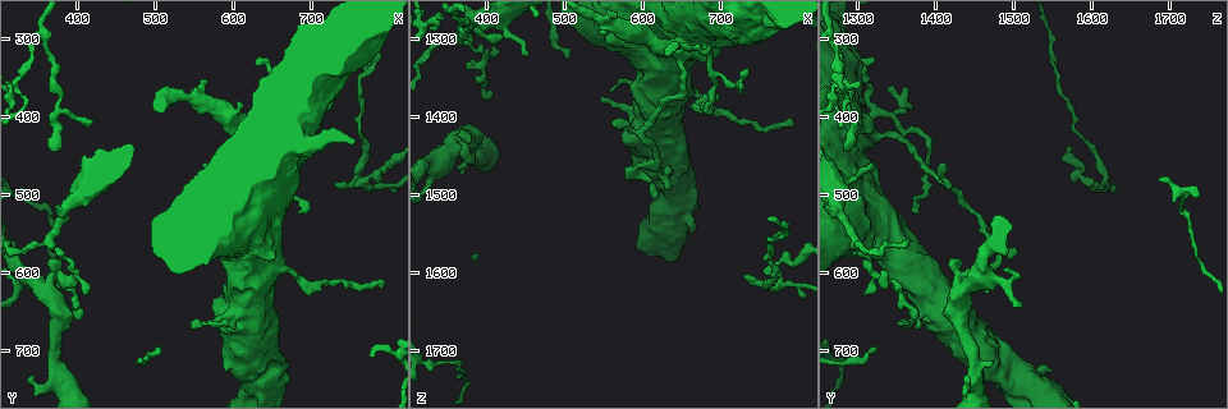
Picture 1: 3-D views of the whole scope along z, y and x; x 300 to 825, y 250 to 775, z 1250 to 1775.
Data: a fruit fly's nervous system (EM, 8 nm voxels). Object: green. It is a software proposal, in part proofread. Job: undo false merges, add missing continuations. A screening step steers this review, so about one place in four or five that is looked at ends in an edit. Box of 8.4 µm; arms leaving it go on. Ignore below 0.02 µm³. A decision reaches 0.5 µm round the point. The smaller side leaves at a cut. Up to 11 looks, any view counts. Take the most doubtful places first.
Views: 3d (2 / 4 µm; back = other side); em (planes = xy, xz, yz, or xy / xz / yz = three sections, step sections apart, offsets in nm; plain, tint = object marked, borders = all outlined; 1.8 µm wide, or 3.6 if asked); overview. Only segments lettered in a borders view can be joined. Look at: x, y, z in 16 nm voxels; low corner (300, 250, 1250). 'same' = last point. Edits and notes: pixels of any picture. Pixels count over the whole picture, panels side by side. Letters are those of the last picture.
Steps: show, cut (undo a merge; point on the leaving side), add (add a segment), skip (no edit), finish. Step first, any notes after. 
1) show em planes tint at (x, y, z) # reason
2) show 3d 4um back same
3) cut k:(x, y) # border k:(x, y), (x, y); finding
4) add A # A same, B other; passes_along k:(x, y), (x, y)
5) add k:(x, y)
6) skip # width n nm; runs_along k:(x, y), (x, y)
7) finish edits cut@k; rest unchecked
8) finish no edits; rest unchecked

show em xz step 16 borders at (765, 485, 1595) # narrows sharply

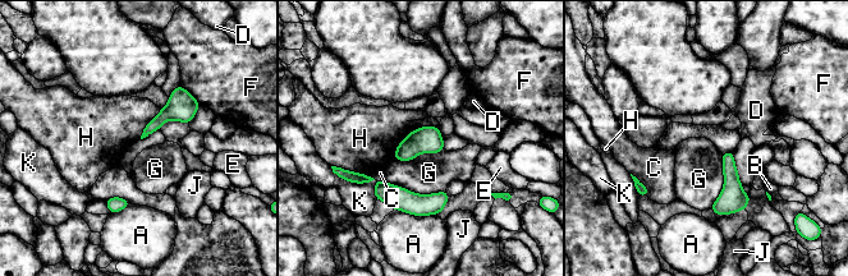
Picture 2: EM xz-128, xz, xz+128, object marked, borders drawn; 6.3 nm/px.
skip # longest_contact G 420 nm; A other, B other, C other, D other, E other, F other, G other, H other, J other, K other; one neuron here

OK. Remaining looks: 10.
show em planes borders at (365, 625, 1465)

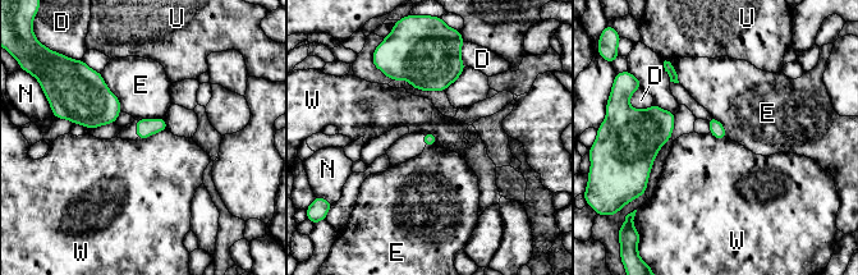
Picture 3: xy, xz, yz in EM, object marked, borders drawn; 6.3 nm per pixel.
skip # D other, E other, N other, U other, W other; border 3:(166, 128), (147, 137), (137, 138); none of them fits

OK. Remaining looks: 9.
show em 3.6um planes borders at (650, 420, 1325) # calibre changes

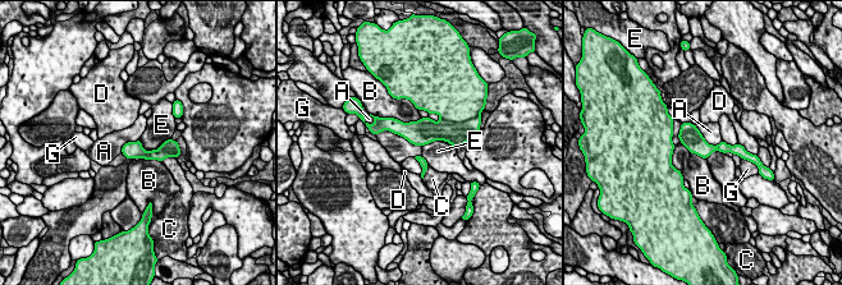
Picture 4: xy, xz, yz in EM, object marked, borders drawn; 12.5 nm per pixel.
cut 4:(457, 134) # A other, B other, C other, D other, E other, G other; border 4:(440, 118), (458, 123); a second neuron is stuck on

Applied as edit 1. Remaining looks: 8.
show 3d 4um back at (345, 735, 1440) # branch stops here

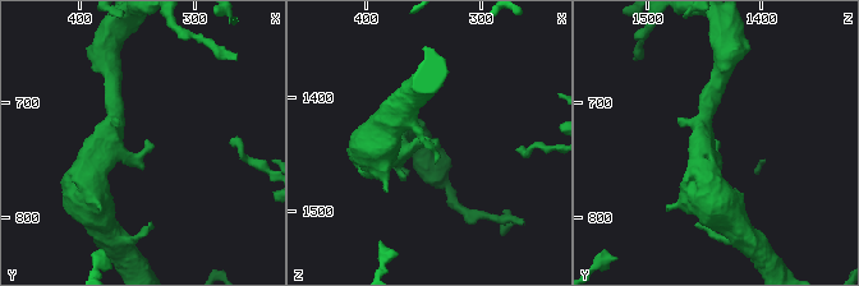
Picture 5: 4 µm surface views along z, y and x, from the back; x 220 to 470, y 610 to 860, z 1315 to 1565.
show em planes borders at (344, 734, 1438) # need the tissue

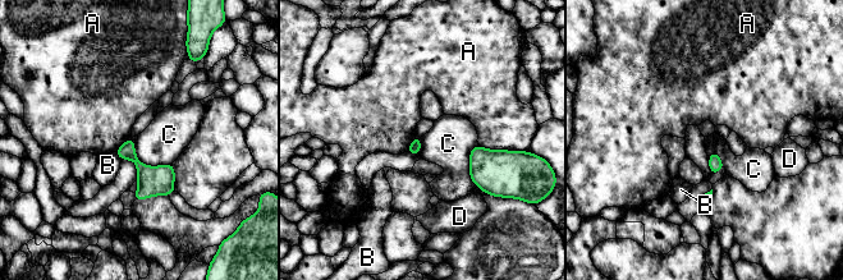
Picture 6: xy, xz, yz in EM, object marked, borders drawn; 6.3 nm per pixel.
skip # longest_contact C 300 nm; A other, B other, C other, D other; border 6:(132, 137), (142, 163), (172, 164); no lettered segment goes on from it

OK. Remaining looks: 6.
finish edits cut@4; rest unchecked

